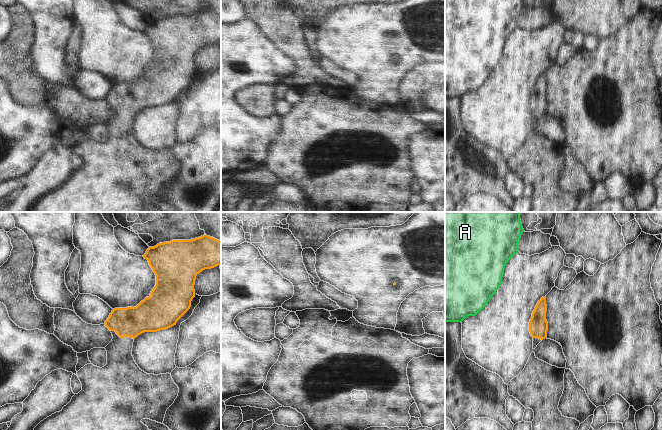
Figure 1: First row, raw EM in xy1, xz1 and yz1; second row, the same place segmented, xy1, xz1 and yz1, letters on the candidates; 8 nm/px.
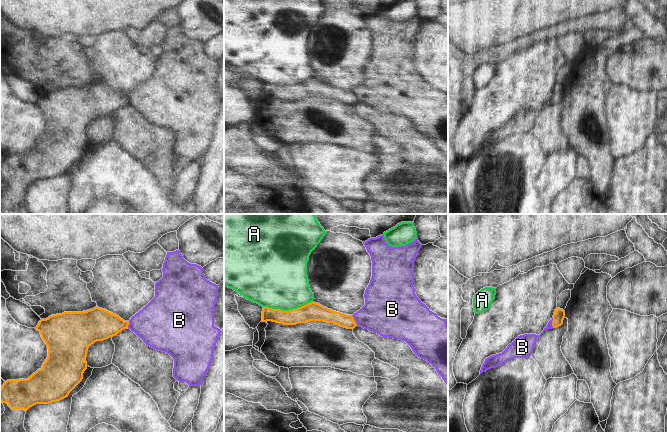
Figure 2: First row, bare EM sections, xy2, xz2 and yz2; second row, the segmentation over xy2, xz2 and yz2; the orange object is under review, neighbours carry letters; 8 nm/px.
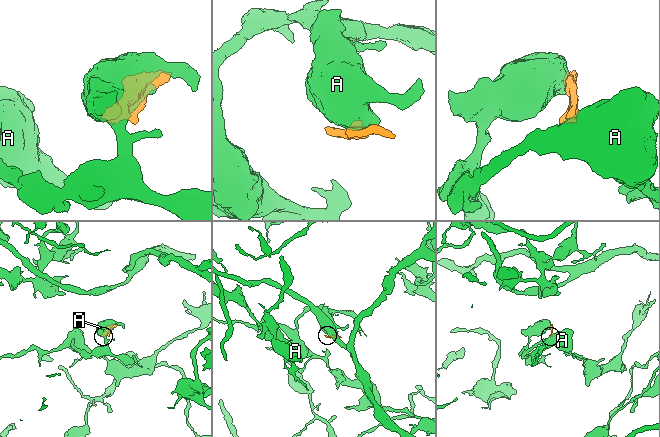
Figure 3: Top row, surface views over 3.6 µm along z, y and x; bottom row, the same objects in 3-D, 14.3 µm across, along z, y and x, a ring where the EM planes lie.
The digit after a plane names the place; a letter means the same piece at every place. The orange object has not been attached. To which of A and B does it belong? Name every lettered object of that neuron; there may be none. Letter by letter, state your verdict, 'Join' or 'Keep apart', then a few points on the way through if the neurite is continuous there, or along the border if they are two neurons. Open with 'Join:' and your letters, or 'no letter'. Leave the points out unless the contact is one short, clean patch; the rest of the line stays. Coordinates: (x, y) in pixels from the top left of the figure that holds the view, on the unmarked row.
Join: no letter
A: Keep apart
B: Keep apart. Boundary: xz2 (351, 91), (357, 101)

